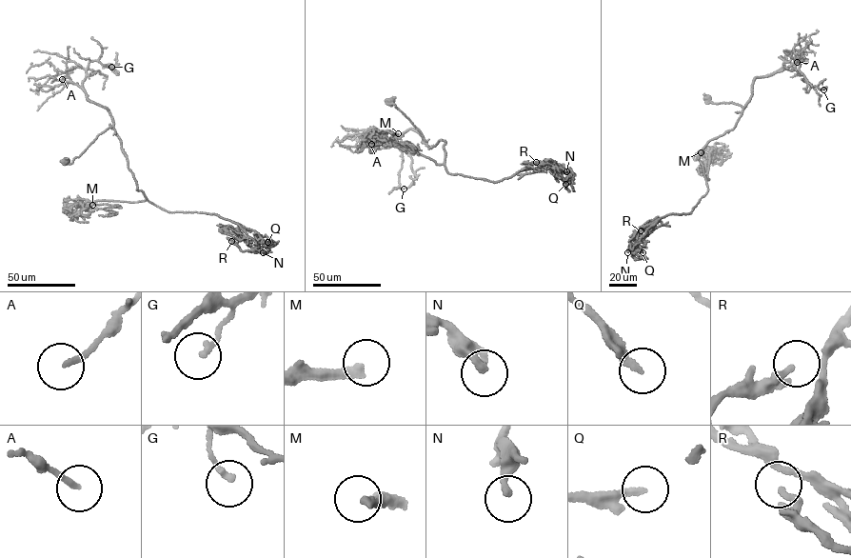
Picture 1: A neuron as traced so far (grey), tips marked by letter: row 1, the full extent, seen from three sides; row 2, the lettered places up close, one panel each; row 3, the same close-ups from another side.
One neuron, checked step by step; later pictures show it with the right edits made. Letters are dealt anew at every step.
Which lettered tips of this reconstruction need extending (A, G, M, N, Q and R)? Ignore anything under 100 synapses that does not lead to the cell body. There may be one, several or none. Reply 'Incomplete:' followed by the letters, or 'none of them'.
Incomplete: M

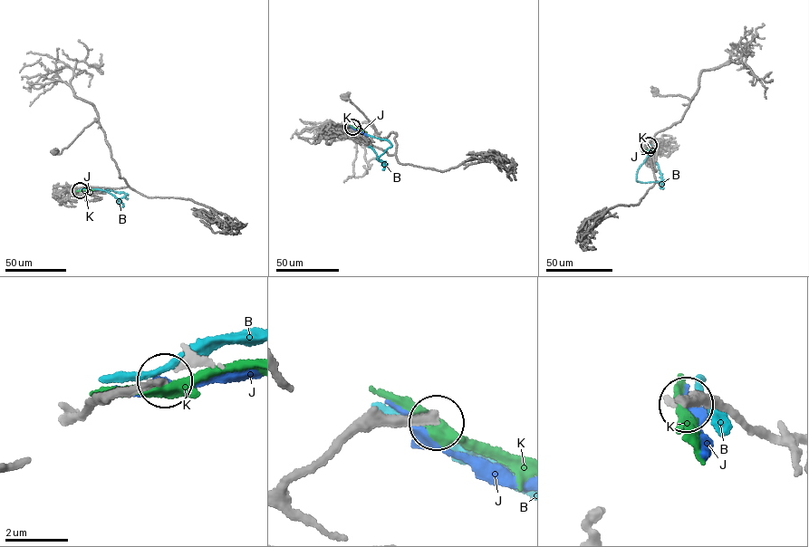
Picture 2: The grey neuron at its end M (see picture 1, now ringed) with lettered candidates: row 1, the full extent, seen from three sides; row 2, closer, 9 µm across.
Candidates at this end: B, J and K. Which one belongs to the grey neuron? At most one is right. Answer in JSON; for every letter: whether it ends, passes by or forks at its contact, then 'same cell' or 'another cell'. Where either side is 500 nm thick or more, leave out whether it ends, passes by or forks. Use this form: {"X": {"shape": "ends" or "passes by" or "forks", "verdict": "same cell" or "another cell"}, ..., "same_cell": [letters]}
{"B": {"shape": "ends", "verdict": "another cell"}, "J": {"shape": "ends", "verdict": "another cell"}, "K": {"shape": "passes by", "verdict": "another cell"}, "same_cell": []}

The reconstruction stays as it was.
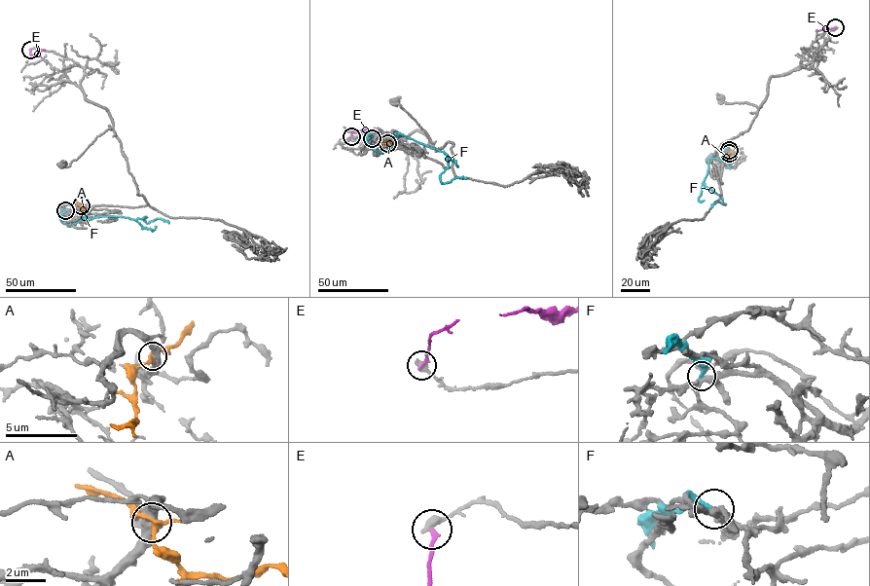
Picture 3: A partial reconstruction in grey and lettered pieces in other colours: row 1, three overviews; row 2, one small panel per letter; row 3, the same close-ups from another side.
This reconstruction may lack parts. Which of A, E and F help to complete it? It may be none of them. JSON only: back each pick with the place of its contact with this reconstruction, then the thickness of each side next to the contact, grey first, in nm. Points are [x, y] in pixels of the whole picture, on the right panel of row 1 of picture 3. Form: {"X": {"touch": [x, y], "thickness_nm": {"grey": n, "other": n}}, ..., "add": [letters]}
{"add": []}

